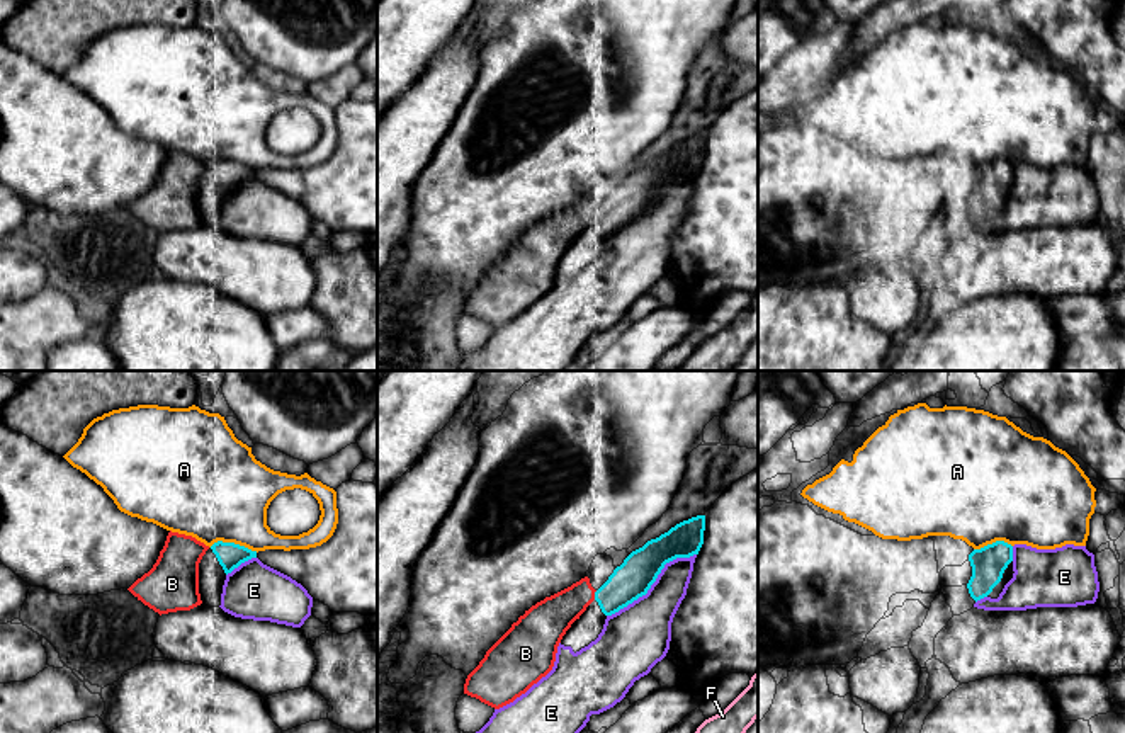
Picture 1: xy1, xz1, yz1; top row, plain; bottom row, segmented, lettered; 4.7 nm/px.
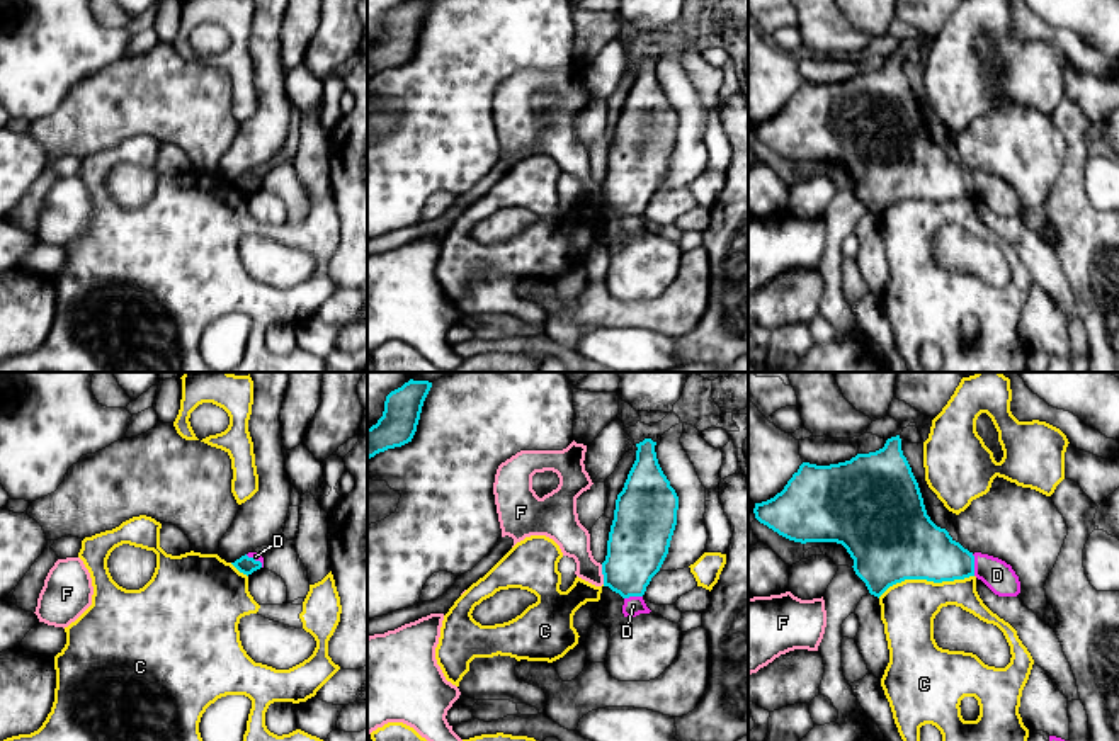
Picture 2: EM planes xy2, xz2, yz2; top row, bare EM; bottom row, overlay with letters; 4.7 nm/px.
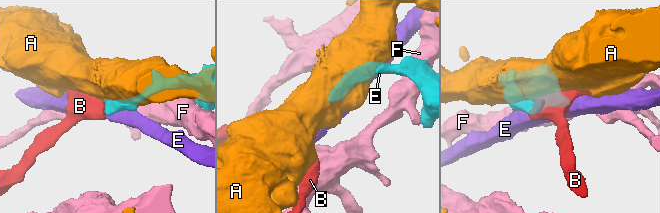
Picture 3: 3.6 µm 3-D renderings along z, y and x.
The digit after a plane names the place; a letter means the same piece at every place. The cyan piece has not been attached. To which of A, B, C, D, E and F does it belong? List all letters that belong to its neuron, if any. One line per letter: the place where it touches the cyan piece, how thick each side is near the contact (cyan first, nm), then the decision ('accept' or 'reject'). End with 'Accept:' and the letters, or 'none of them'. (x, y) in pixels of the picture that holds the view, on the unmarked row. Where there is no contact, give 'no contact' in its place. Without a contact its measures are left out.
A: xy1 (233, 162) | 120/460 nm | reject
B: xz1 (595, 215) | 180/200 nm | accept
C: yz2 (925, 197) | 400/260 nm | reject
D: yz2 (973, 184) | 280/150 nm | reject
E: xz1 (653, 201) | 180/280 nm | reject
F: xz2 (602, 192) | 300/160 nm | reject
Accept: B

